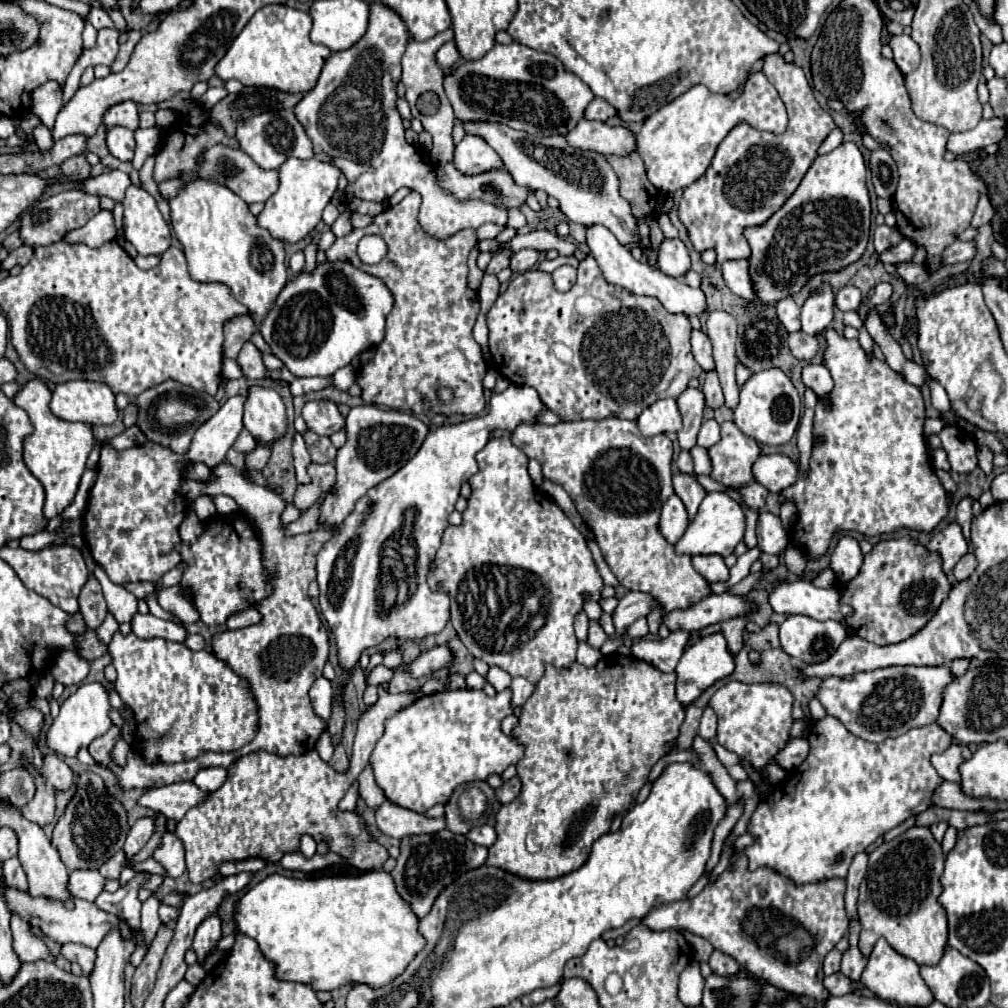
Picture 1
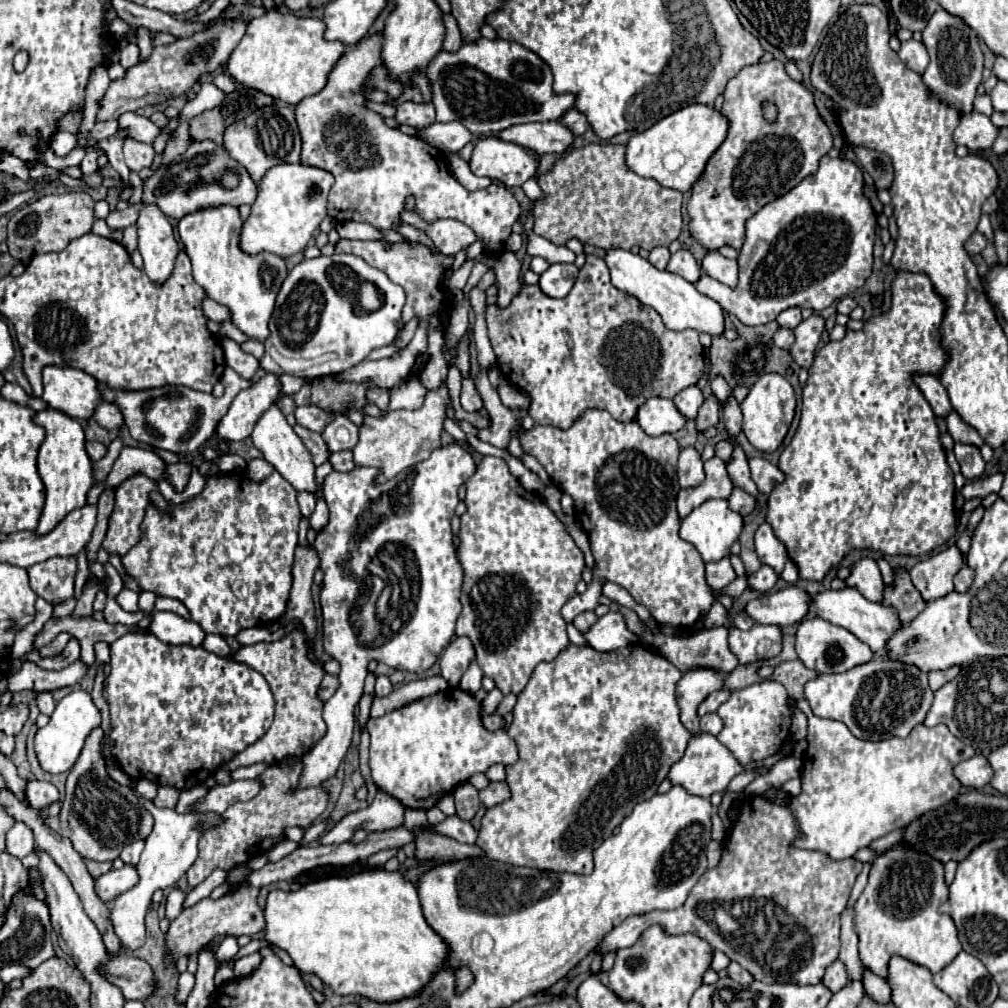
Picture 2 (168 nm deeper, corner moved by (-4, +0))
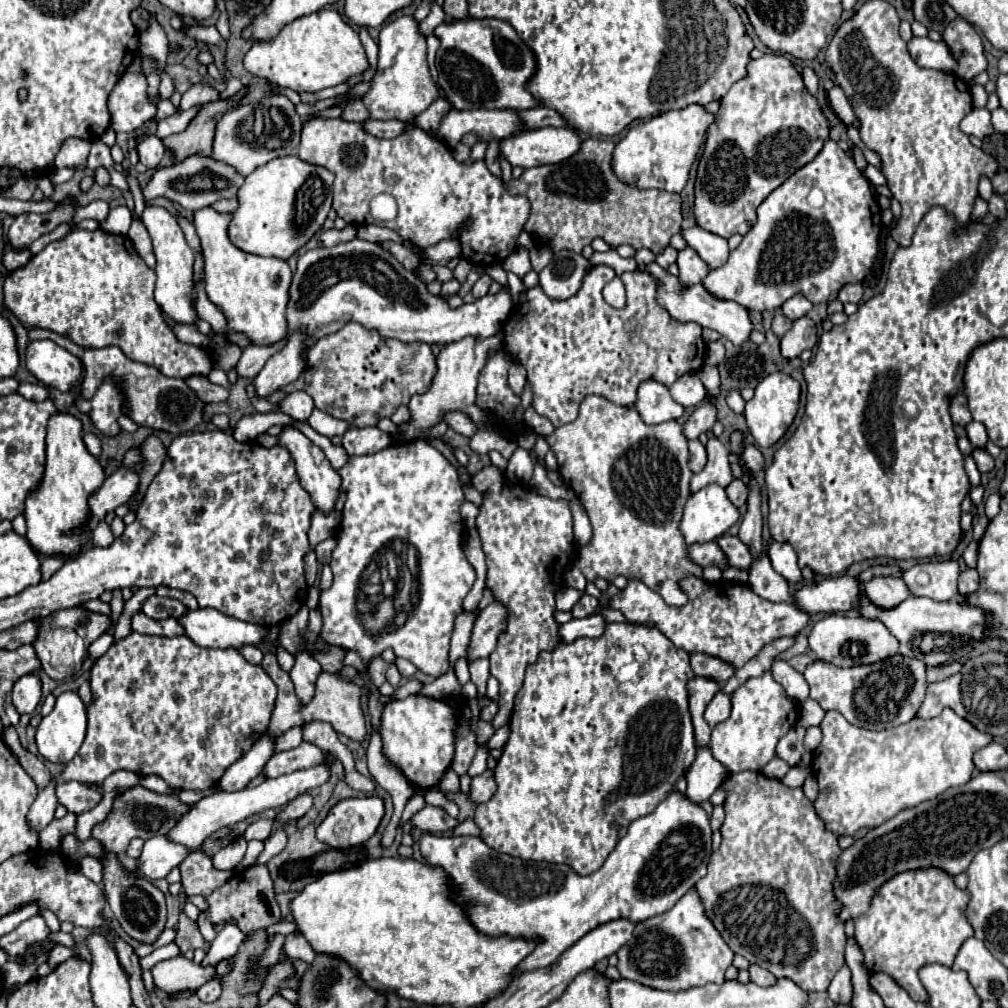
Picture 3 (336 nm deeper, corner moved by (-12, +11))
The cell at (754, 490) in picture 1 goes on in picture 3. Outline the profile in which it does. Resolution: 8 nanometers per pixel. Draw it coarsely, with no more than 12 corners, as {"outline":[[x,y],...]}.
{"outline":[[733,480],[725,488],[733,506],[747,504],[747,488],[741,480]]}

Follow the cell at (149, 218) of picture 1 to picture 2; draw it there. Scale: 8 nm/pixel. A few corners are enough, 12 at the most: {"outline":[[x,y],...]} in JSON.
{"outline":[[143,205],[135,225],[149,279],[163,283],[179,251],[167,215]]}

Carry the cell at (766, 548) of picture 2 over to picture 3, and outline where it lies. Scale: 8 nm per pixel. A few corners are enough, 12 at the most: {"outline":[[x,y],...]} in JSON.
{"outline":[[771,540],[767,554],[787,582],[801,582],[797,554]]}

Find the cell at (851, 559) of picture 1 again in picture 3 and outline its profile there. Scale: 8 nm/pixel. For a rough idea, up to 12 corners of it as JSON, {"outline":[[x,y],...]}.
{"outline":[[873,578],[867,598],[891,610],[911,596],[901,578]]}

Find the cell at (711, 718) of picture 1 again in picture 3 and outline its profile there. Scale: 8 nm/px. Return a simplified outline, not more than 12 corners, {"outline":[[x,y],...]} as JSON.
{"outline":[[723,690],[713,696],[705,720],[713,728],[729,718],[731,696]]}

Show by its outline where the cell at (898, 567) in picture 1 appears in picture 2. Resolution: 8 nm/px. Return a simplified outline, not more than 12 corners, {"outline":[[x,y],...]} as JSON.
{"outline":[[893,569],[881,605],[893,607],[909,623],[927,607],[909,569]]}

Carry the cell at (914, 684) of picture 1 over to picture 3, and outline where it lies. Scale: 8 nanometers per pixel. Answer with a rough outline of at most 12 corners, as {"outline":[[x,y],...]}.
{"outline":[[893,656],[803,672],[815,702],[867,730],[915,718],[925,664]]}

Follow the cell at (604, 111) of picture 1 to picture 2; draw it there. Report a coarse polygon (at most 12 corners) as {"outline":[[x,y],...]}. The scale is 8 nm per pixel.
{"outline":[[569,109],[563,115],[565,123],[575,135],[591,127],[585,113]]}

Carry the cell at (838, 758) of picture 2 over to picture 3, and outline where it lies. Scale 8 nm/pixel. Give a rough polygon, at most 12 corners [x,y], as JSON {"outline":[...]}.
{"outline":[[951,708],[871,732],[825,712],[815,810],[835,836],[967,784],[993,742]]}

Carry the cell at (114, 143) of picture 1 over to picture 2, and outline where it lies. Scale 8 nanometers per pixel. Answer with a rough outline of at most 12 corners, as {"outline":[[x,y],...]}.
{"outline":[[125,139],[123,155],[131,171],[149,167],[151,145]]}

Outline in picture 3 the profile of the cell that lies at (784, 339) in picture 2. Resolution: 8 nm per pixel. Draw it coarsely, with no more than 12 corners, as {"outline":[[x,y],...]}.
{"outline":[[775,312],[771,330],[783,336],[791,328],[791,320],[785,320],[781,312]]}

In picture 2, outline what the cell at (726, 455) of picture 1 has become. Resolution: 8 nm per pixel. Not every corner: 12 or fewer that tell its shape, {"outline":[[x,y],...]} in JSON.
{"outline":[[729,439],[715,443],[715,455],[731,461],[733,443]]}

